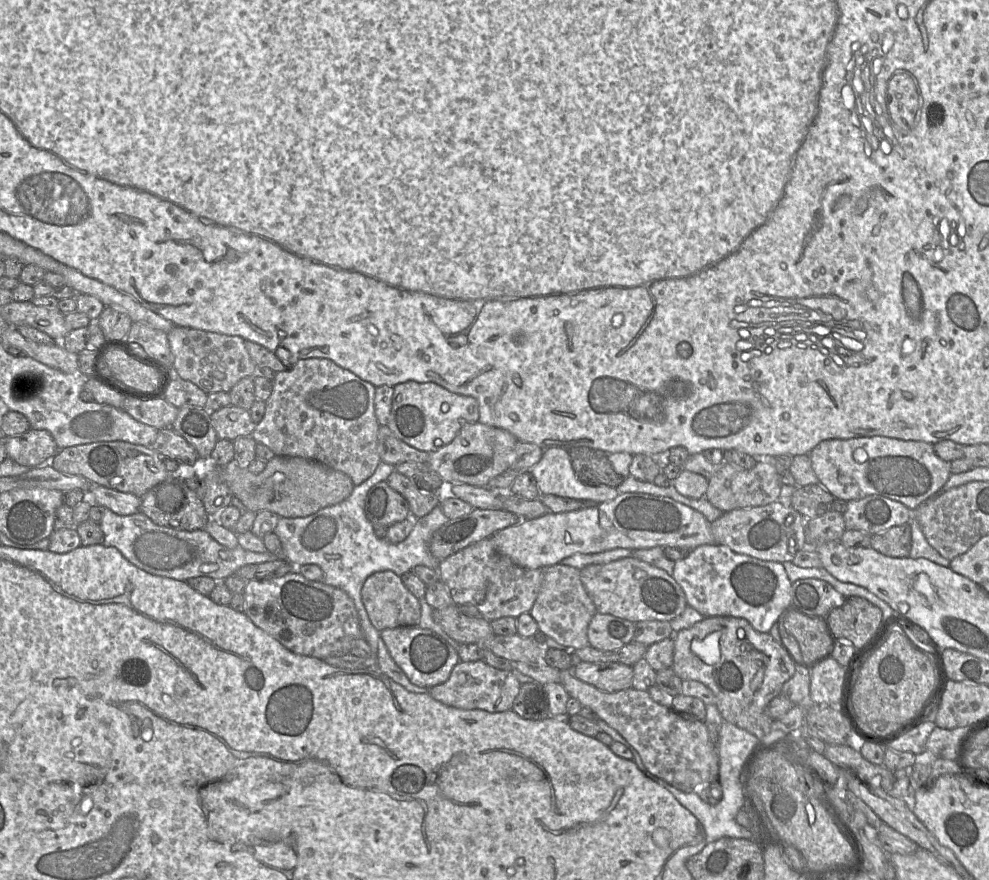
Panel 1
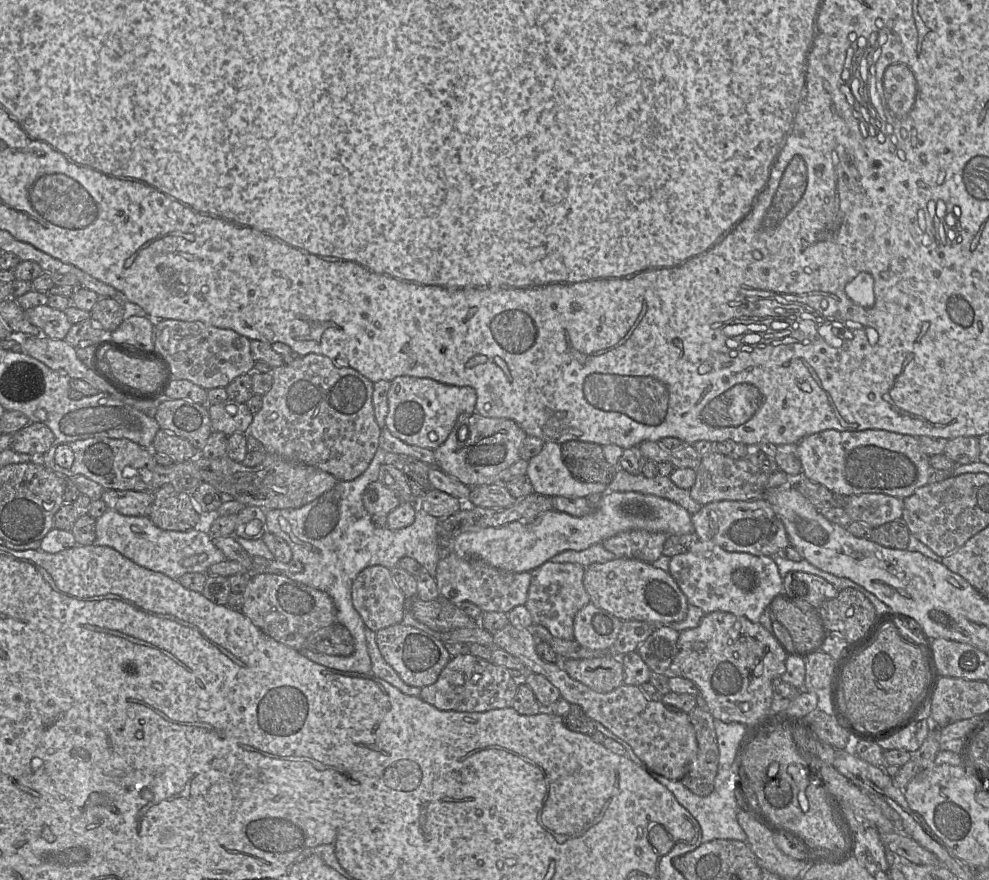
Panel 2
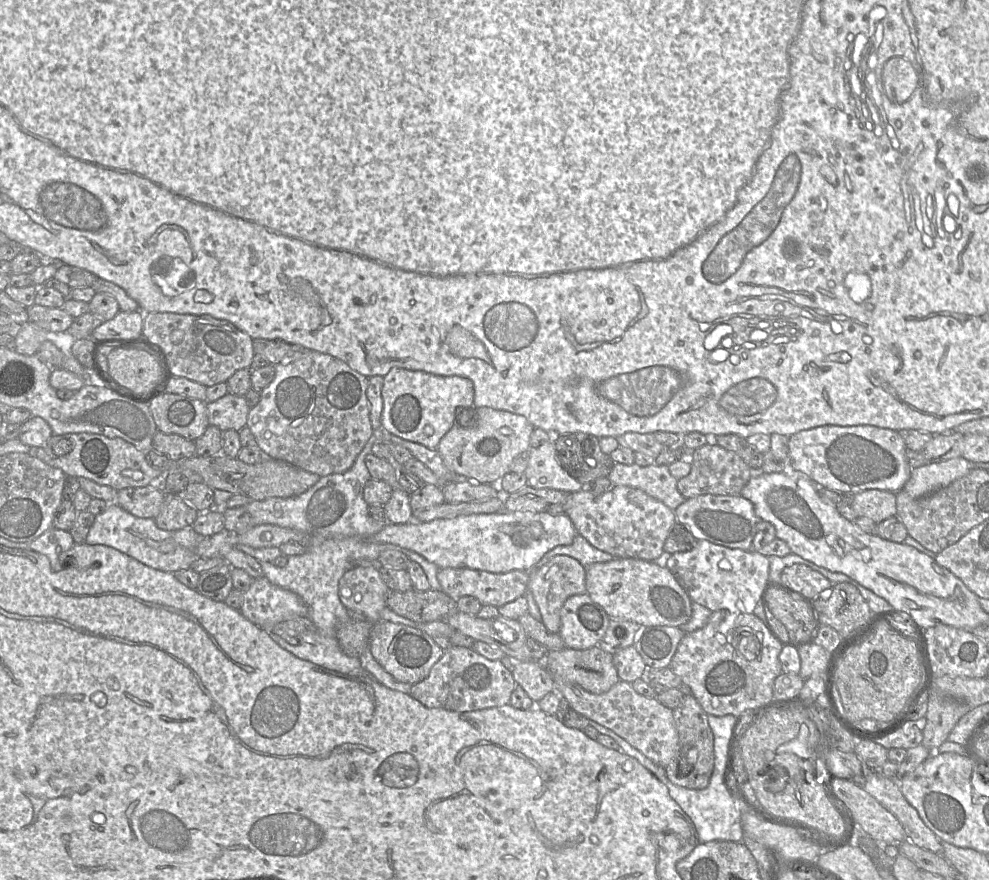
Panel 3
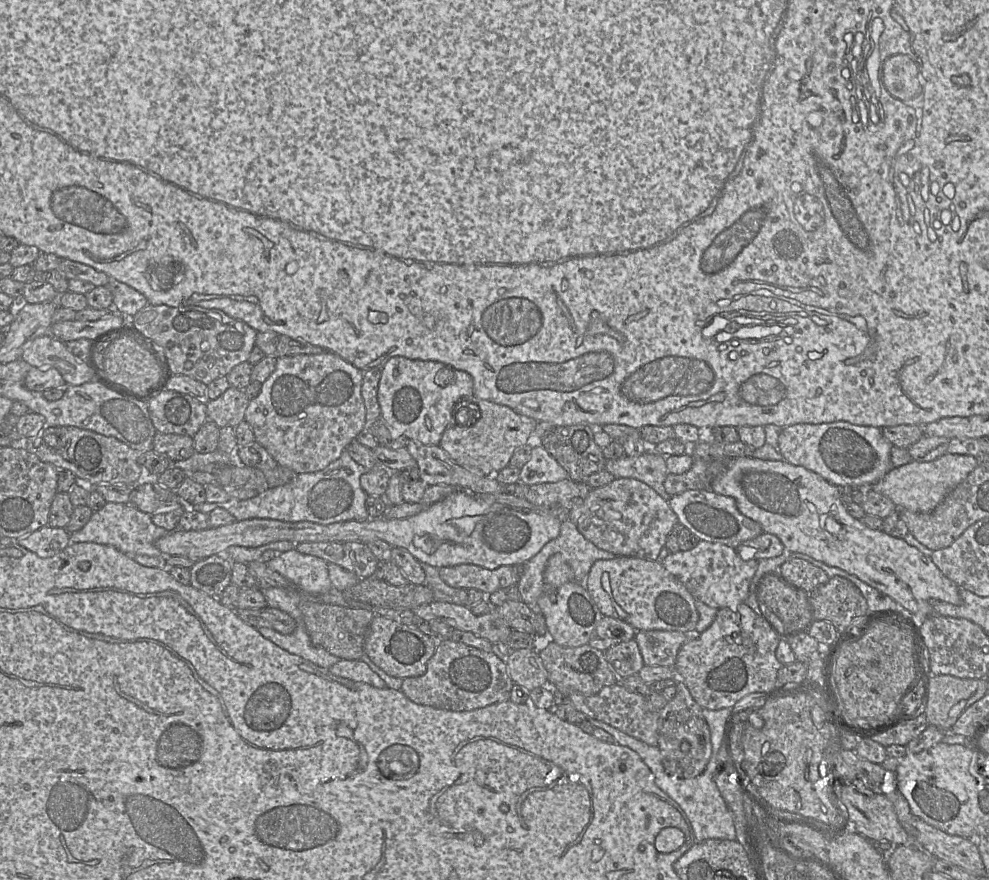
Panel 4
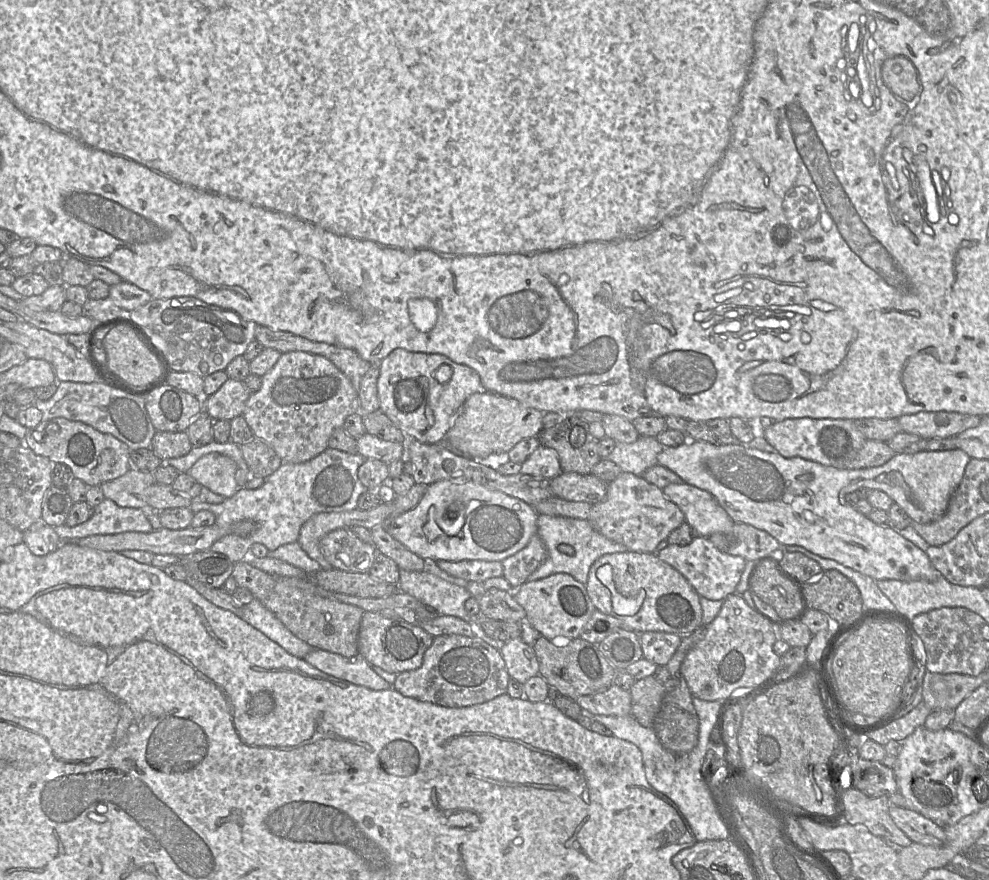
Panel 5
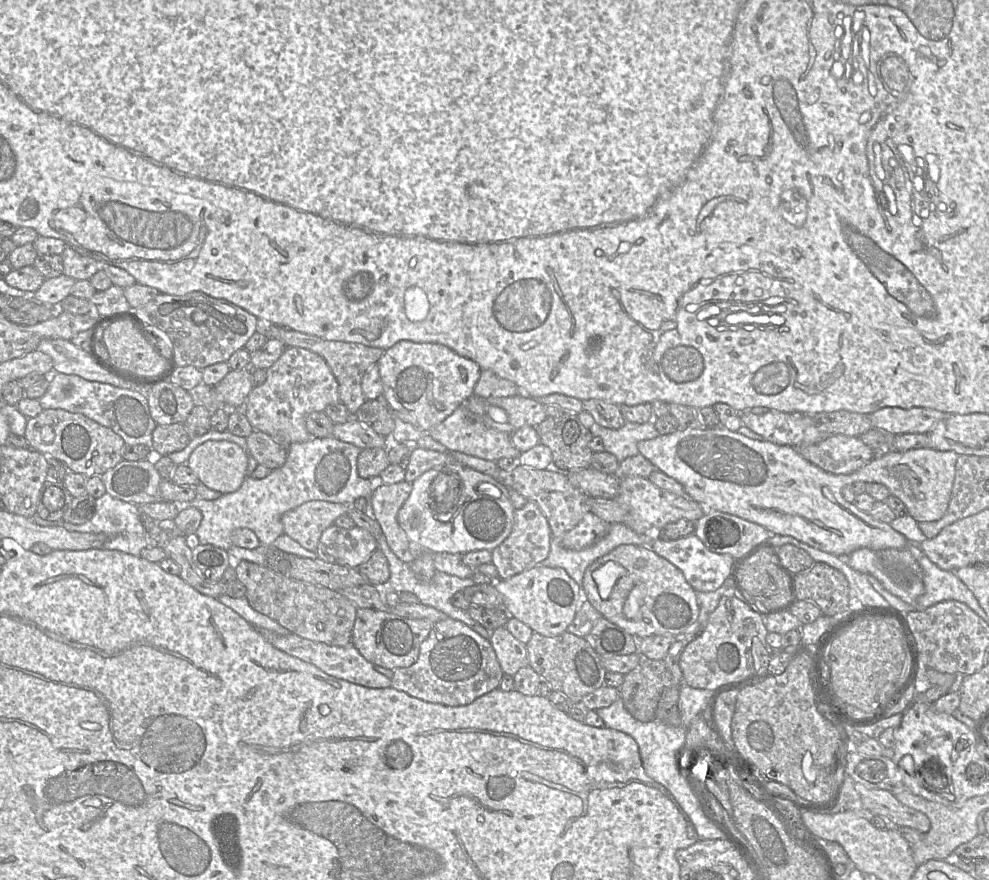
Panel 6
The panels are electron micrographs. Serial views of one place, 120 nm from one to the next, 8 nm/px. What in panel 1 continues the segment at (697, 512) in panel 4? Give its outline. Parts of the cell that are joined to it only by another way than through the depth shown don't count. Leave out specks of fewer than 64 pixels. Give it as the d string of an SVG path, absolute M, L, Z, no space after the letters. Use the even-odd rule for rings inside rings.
M778 501L763 506L734 509L710 523L714 544L727 545L733 551L767 561L793 561L795 554L806 545L806 519L788 501Z

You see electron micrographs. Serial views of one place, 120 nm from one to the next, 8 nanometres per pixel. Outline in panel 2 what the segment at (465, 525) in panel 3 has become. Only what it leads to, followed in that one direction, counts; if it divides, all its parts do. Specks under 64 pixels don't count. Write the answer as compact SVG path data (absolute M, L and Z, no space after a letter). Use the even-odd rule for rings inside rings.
M633 491L606 492L595 509L583 517L552 509L529 523L514 521L503 526L466 532L451 540L441 537L441 548L444 549L444 555L456 553L461 557L481 559L506 571L532 572L563 551L582 551L618 533L630 530L661 532L669 536L694 533L691 514L668 499Z

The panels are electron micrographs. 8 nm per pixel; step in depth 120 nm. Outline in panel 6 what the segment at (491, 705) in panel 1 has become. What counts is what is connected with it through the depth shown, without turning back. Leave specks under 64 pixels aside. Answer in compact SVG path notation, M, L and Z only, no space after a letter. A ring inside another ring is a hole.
M447 617L433 624L416 662L394 670L391 687L427 702L458 706L497 689L503 674L490 641L463 622Z

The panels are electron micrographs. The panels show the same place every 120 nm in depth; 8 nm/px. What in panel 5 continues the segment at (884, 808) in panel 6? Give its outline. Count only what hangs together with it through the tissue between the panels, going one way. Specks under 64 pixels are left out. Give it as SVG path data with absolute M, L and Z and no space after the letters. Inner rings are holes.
M890 804L889 814L897 827L912 842L935 847L945 843L946 836L943 827L919 812Z

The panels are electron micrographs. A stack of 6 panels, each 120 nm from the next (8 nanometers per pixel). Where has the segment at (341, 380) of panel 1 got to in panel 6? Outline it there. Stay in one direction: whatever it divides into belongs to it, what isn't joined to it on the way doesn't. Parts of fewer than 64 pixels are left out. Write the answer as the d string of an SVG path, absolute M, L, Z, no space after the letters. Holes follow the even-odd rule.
M287 347L279 359L267 369L266 381L254 386L242 410L254 428L268 434L283 448L296 442L306 442L312 435L306 428L306 416L311 412L324 412L325 408L339 402L338 383L326 361L318 354L300 347Z

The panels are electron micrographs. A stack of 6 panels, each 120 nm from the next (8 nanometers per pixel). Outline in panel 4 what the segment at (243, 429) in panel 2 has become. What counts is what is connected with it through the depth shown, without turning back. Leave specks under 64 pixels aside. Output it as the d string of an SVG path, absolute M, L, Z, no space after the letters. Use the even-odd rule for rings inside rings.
M230 386L218 398L207 400L208 420L214 421L220 428L236 427L245 420L245 411L249 401L244 390Z

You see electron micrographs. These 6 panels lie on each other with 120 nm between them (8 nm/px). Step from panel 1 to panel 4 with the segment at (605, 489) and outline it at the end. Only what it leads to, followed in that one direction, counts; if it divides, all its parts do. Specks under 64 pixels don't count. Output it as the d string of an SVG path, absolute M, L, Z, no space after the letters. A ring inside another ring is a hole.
M534 441L530 460L521 468L520 482L526 485L554 483L569 478L566 470L546 449Z

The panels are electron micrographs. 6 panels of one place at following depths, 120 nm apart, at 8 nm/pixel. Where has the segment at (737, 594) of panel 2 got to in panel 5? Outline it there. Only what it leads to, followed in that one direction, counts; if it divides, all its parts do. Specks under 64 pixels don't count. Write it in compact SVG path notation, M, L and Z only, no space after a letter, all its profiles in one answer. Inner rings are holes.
M699 535L685 546L668 544L657 552L657 557L681 573L699 596L709 600L724 600L735 593L746 564L743 557L723 553L709 541L708 537Z

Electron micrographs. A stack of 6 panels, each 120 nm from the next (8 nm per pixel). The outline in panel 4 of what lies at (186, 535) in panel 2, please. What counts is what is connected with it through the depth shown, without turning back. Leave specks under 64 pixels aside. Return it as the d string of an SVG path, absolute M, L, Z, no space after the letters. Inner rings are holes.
M106 502L102 509L93 512L82 529L70 534L69 544L93 542L113 546L131 558L134 555L146 555L165 561L166 556L158 550L155 542L168 533L169 531L152 522L150 514L142 512L131 504Z

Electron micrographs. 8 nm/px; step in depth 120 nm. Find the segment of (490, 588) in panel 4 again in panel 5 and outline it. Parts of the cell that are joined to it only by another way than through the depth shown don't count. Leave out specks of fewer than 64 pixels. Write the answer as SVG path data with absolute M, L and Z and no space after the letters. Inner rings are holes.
M437 561L437 564L439 568L451 576L464 579L468 582L485 582L489 578L503 576L503 566L498 561Z

